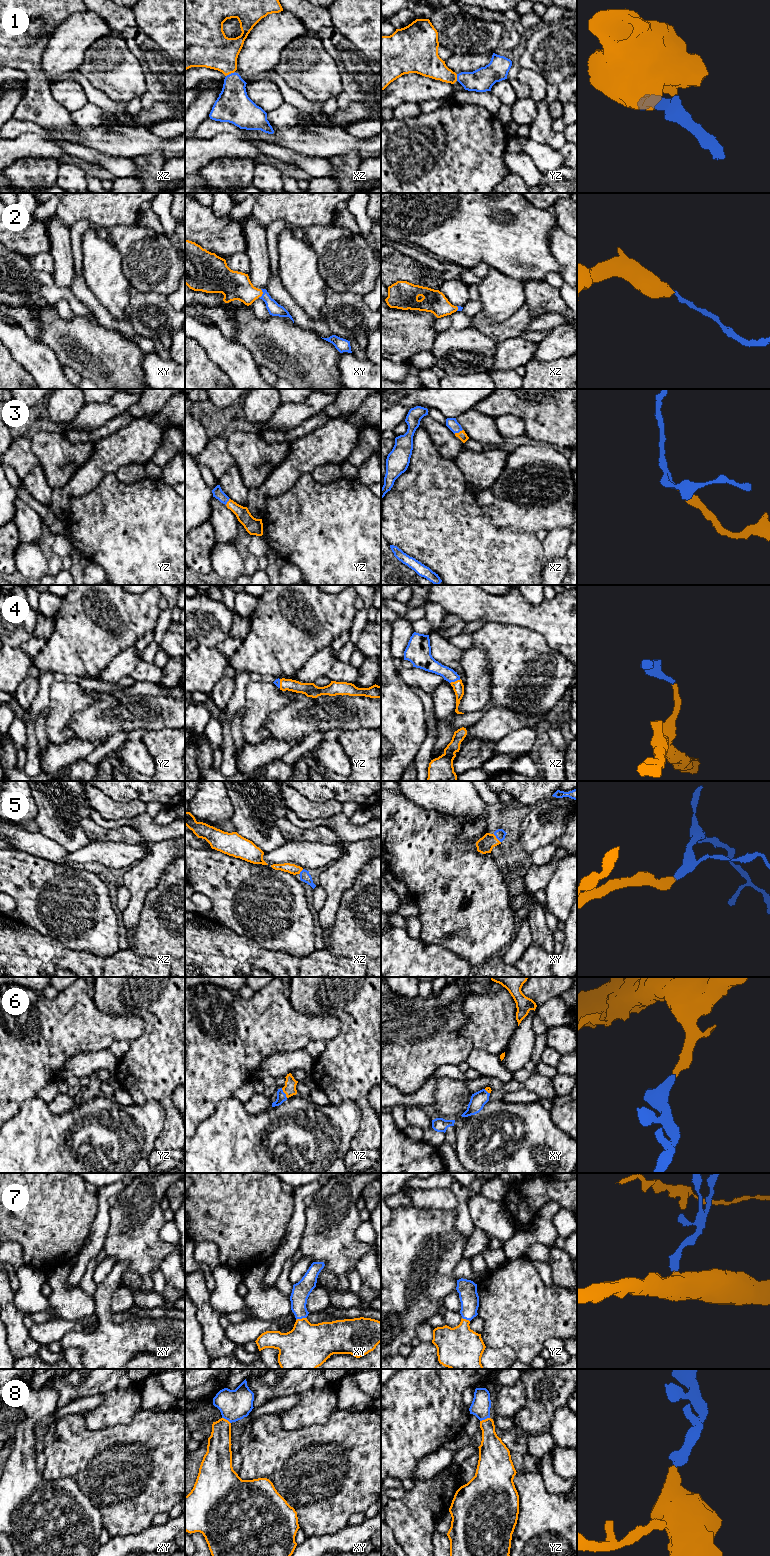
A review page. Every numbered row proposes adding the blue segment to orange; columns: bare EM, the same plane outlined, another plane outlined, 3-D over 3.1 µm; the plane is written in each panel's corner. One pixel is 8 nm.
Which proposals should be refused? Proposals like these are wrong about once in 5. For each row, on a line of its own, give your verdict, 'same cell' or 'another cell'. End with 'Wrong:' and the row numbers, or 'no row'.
1: same cell
2: same cell
3: same cell
4: same cell
5: same cell
6: same cell
7: same cell
8: same cell
Wrong: no row

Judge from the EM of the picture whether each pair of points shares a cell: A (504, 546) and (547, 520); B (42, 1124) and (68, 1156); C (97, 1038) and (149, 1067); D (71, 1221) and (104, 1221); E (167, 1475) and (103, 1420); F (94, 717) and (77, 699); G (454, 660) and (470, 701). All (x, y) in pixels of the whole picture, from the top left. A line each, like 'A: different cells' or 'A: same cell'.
A: different cells
B: same cell
C: different cells
D: different cells
E: different cells
F: different cells
G: different cells

